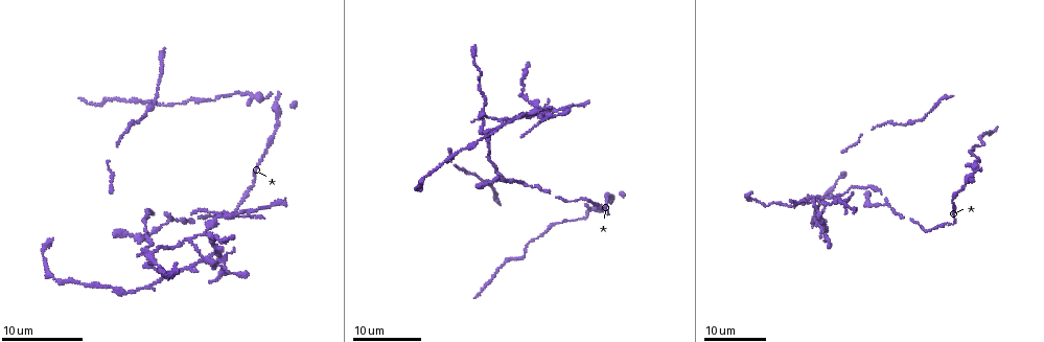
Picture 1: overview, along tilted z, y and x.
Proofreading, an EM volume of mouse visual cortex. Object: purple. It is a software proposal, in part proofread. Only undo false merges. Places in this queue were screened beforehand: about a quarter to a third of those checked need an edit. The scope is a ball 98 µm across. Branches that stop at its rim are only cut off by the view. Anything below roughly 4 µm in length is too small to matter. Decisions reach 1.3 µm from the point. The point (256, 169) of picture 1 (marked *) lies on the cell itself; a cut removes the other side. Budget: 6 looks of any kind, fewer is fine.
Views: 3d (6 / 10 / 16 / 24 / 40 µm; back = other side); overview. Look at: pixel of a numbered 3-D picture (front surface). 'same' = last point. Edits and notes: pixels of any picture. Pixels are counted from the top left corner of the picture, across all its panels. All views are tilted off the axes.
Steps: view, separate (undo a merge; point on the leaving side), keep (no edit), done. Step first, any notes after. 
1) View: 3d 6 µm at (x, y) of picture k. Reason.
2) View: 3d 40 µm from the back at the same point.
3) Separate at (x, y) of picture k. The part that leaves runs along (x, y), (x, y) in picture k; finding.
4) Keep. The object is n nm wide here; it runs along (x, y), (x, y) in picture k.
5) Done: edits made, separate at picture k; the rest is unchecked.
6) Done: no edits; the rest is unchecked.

View: 3d 24 µm at (153, 252) of picture 1. Four arms meet.

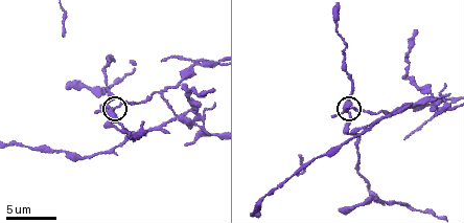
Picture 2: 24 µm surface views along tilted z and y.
View: 3d 6 µm at (113, 108) of picture 2.

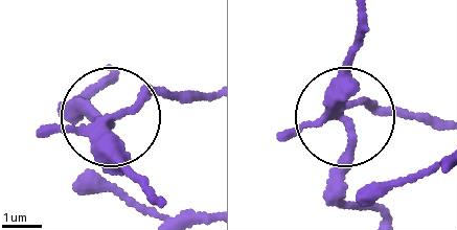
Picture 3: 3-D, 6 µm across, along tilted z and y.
Separate at (147, 88) of picture 3. The side arm is 13 µm long; the part that leaves runs along (104, 122), (161, 94), (205, 94) in picture 3; two cells meet here.

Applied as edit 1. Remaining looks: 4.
View: overview. Redraw.

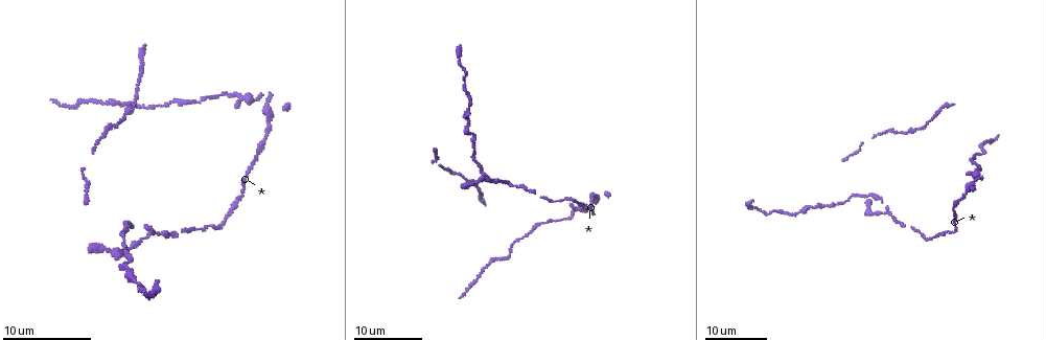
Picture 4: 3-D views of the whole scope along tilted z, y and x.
View: 3d 24 µm at (230, 211) of picture 4. Calibre changes.

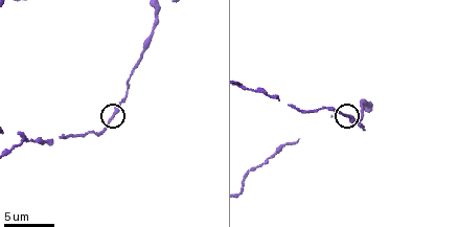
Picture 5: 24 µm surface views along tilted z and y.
View: 3d 6 µm at (111, 116) of picture 5. Zoom in.

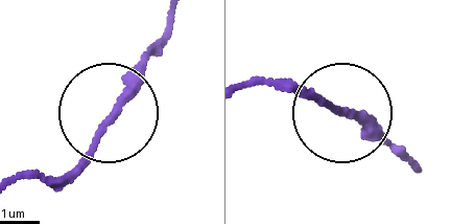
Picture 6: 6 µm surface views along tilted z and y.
Keep. It runs along (411, 162), (326, 99), (291, 89) in picture 6; one cell here.

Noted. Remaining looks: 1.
View: 3d 10 µm at (23, 138) of picture 5.

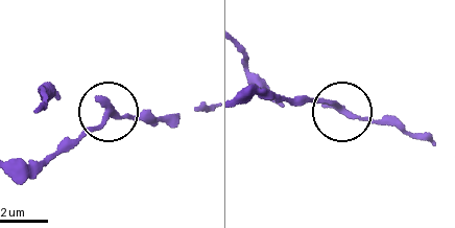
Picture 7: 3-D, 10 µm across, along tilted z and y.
Separate at (78, 143) of picture 7. The part that leaves runs along (101, 122), (63, 143), (49, 158), (9, 163) in picture 7; a second cell is stuck on.

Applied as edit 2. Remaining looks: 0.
Done: edits made, separate at picture 3, separate at picture 7; the rest is unchecked.

